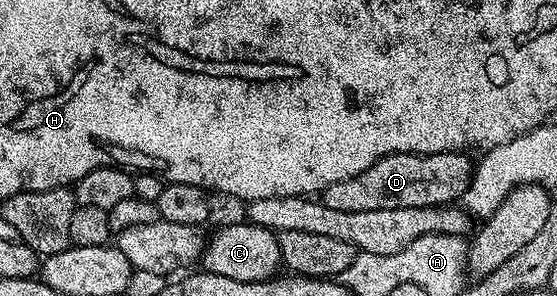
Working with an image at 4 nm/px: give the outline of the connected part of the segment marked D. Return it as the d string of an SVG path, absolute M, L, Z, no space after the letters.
M396 152L390 156L379 158L363 174L355 174L355 178L347 178L343 182L335 182L320 193L322 204L331 206L331 210L395 210L396 208L440 208L453 206L461 199L473 177L474 161L468 160L465 152L440 152L420 156L414 152Z

